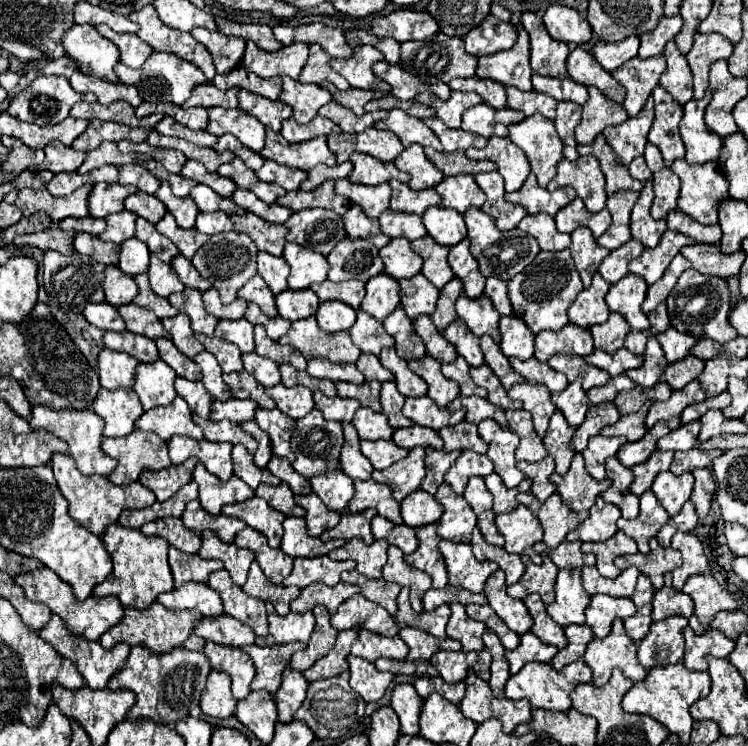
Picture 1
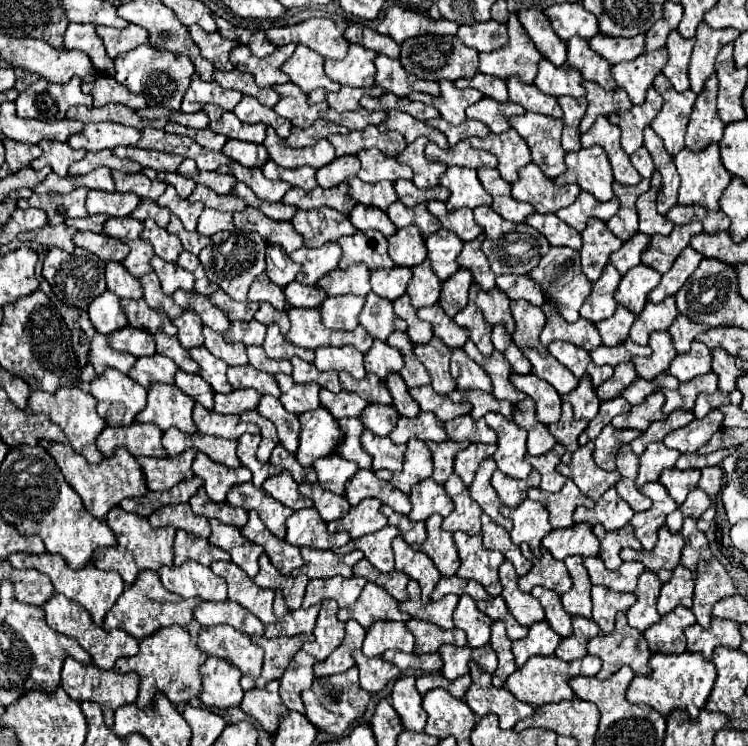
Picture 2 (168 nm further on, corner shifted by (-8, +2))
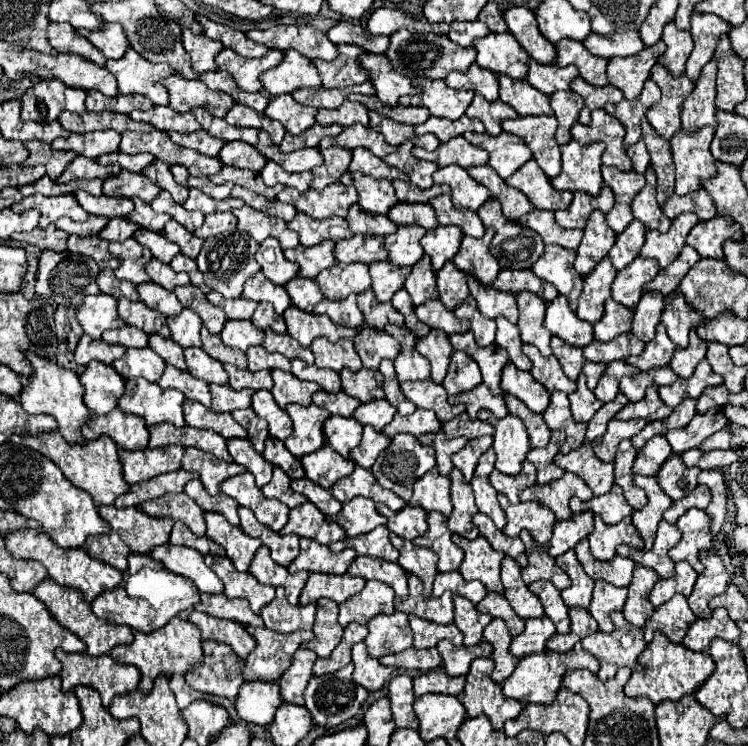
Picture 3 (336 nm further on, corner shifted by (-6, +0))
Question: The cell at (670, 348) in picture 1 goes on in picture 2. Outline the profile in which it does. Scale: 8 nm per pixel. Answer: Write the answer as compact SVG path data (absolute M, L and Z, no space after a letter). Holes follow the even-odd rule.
M677 317L675 323L669 327L669 335L673 337L673 345L677 349L677 353L689 353L691 343L695 341L695 337L699 333L705 333L709 327L707 325L691 325L691 321L687 321L687 317Z

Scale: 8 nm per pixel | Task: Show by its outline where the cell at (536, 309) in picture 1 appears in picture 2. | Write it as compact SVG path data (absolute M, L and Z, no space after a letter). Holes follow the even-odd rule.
M551 247L545 257L541 257L541 263L529 273L529 277L539 283L545 303L551 303L557 307L559 315L573 323L579 319L579 309L585 303L585 299L591 293L591 281L583 275L581 271L581 261L579 261L579 251L567 249L567 247Z

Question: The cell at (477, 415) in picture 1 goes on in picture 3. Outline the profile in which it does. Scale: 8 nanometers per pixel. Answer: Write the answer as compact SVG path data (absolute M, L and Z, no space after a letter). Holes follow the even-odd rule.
M481 383L477 387L473 387L471 391L465 391L461 395L455 395L457 403L463 403L467 407L467 415L471 419L477 419L477 411L479 409L489 409L493 411L497 417L505 417L509 411L505 407L503 395L493 395L491 391L487 391L487 387Z

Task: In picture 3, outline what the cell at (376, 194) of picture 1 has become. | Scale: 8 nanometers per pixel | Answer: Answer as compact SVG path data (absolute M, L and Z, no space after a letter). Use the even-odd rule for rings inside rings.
M347 171L341 177L343 185L353 185L359 193L359 205L363 207L363 211L367 213L387 213L389 207L393 207L399 199L395 197L395 189L391 185L391 181L387 179L371 179L363 173L351 173Z

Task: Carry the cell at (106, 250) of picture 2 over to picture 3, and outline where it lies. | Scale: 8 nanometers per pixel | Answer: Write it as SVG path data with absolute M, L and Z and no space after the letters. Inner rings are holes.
M69 235L67 239L67 249L73 251L73 253L81 253L81 255L87 255L91 259L97 261L99 269L111 269L115 271L117 269L117 257L113 257L107 249L107 241L99 239L97 235L93 237L81 237L81 235Z

